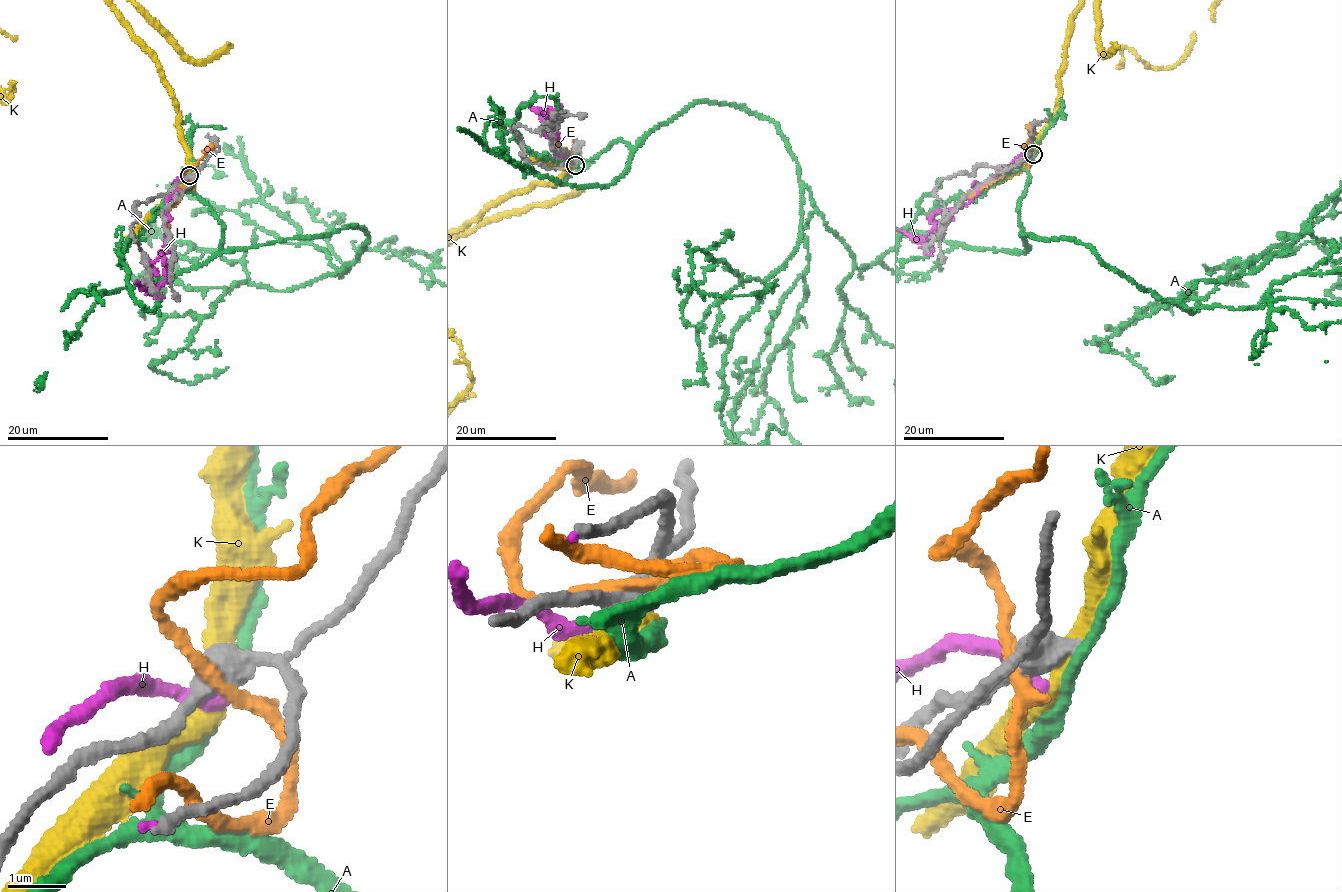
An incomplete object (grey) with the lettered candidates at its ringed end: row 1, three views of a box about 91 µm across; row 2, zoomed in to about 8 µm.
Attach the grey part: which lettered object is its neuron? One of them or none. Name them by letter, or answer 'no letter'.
no letter

